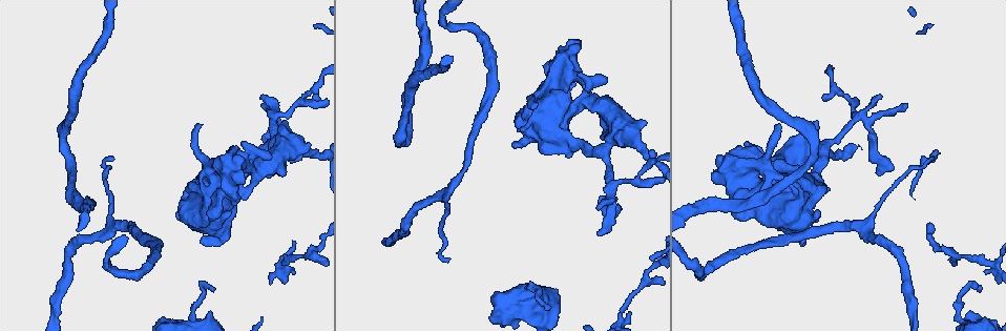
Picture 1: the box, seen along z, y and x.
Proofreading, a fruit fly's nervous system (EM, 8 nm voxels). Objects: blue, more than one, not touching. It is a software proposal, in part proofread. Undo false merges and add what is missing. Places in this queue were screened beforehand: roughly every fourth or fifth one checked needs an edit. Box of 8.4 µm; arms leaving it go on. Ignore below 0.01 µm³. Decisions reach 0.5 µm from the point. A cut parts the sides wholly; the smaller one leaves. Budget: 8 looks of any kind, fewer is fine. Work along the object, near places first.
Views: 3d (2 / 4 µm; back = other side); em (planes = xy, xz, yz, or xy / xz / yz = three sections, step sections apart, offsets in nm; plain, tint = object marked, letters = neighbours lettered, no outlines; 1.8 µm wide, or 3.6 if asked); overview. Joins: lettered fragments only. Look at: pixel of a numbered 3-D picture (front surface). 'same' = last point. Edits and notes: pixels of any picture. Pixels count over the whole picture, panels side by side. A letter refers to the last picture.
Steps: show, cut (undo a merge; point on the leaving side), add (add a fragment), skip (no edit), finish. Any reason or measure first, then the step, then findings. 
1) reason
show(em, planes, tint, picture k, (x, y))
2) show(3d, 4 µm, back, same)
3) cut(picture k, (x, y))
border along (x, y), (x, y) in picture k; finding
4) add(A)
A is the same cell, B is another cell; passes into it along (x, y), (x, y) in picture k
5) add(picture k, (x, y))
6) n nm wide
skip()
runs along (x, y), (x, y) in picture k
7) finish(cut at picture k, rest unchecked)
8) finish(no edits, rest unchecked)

abrupt turn
show(3d, 4 µm, picture 1, (956, 309))

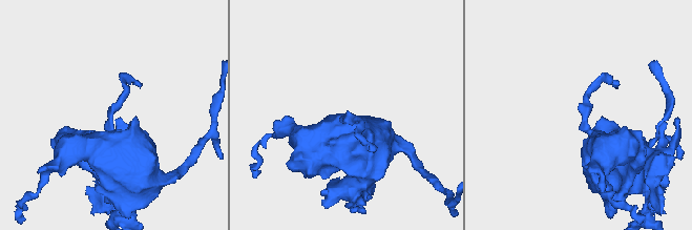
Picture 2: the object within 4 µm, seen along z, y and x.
show(em, 3.6 µm, yz, step 8, tint, picture 2, (349, 115))

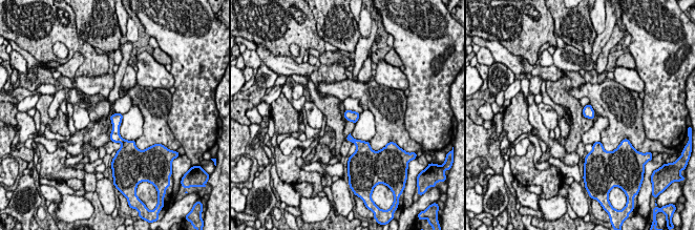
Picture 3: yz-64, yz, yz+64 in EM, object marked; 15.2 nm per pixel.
show(em, 3.6 µm, planes, letters, same)

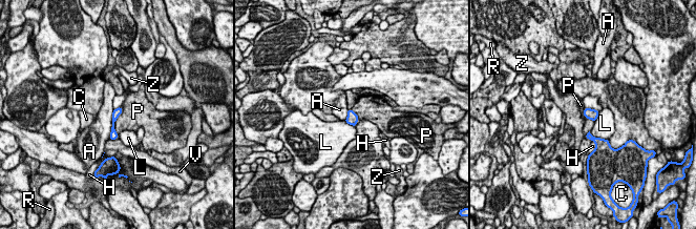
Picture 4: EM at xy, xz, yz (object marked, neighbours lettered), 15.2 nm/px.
120 nm wide
skip()
A, C, H, L, P, R, V and Z are other cells; border along (121, 106), (117, 134) in picture 4; all the same neuron

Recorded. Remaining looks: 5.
show(em, planes, tint, picture 1, (611, 182))

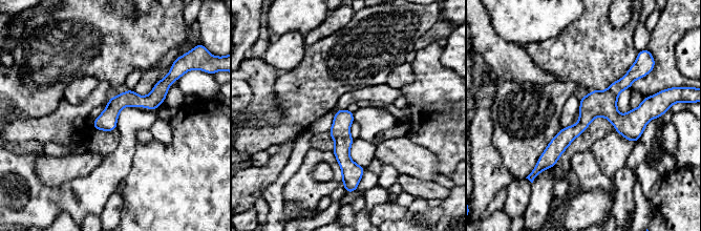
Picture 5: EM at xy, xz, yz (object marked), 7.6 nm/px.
what lies round it
show(em, planes, letters, same)

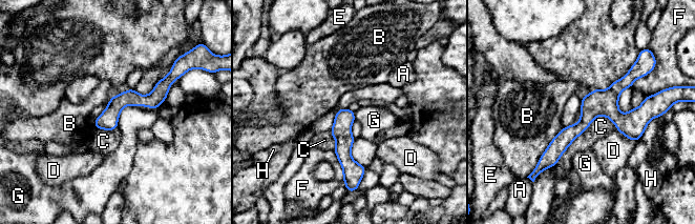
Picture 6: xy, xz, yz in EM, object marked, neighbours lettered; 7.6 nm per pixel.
140 nm wide
skip()
A, B, C, D, E, F, G and H are other cells; border along (135, 105), (120, 112), (117, 127) in picture 6; one neuron here

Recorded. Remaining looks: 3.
sudden change in width
show(em, 3.6 µm, xy, step 8, tint, picture 1, (225, 223))

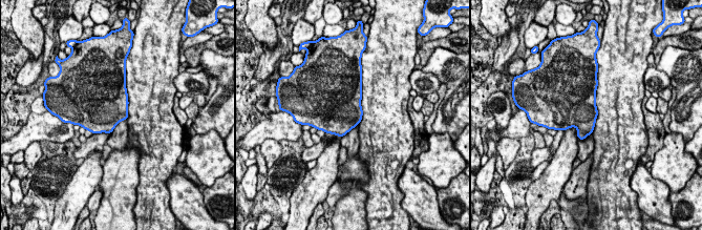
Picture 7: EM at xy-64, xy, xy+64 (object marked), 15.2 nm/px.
show(em, 3.6 µm, planes, letters, same)

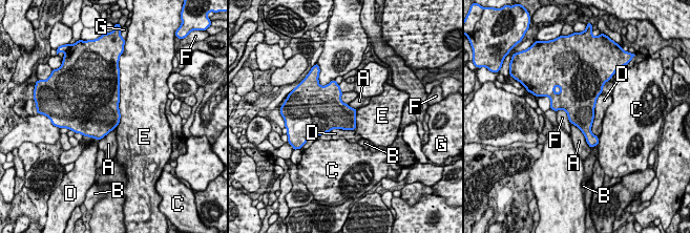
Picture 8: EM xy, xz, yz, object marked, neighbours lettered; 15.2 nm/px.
skip()
A, B, C, D, E, F and G are other cells; border along (570, 122), (579, 128), (590, 148) in picture 8; all the same neuron

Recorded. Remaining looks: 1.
finish(no edits, rest unchecked)

